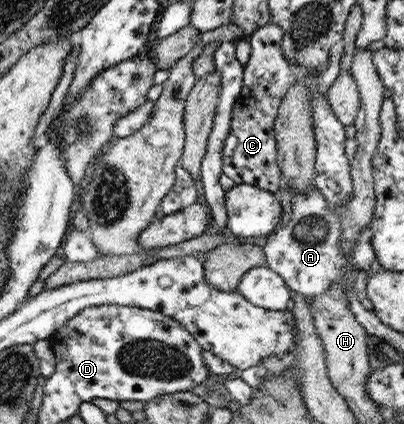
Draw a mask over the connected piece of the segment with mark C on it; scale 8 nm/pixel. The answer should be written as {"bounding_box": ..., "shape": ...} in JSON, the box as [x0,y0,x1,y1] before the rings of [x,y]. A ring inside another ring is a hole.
{"bounding_box":[222,24,312,192],"shape":[[[268,24],[259,27],[248,39],[251,46],[249,62],[243,71],[243,89],[237,97],[231,113],[231,130],[223,145],[222,173],[236,185],[247,183],[265,191],[276,192],[281,185],[281,168],[277,163],[277,144],[274,135],[275,116],[287,88],[296,80],[302,80],[312,71],[308,67],[292,65],[282,51],[282,28]]]}

